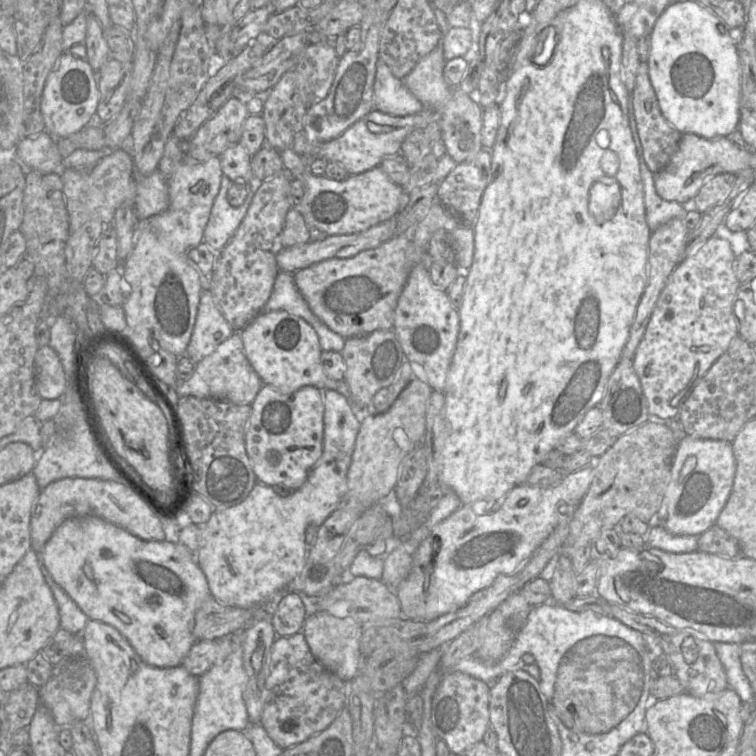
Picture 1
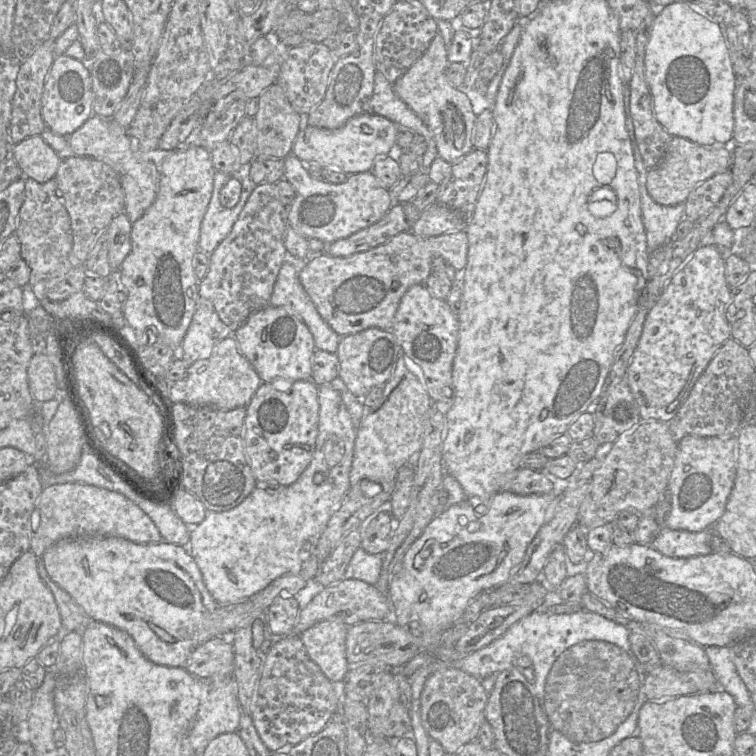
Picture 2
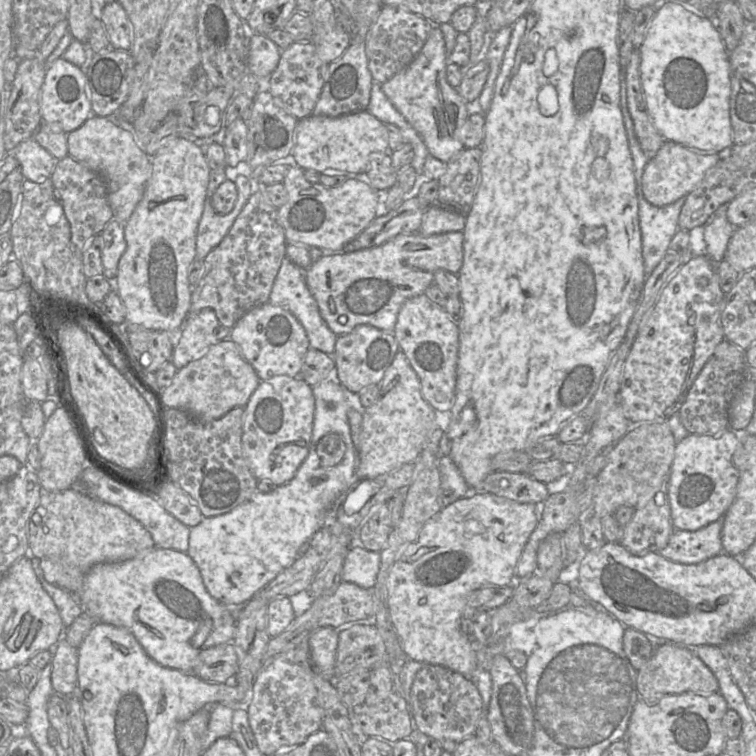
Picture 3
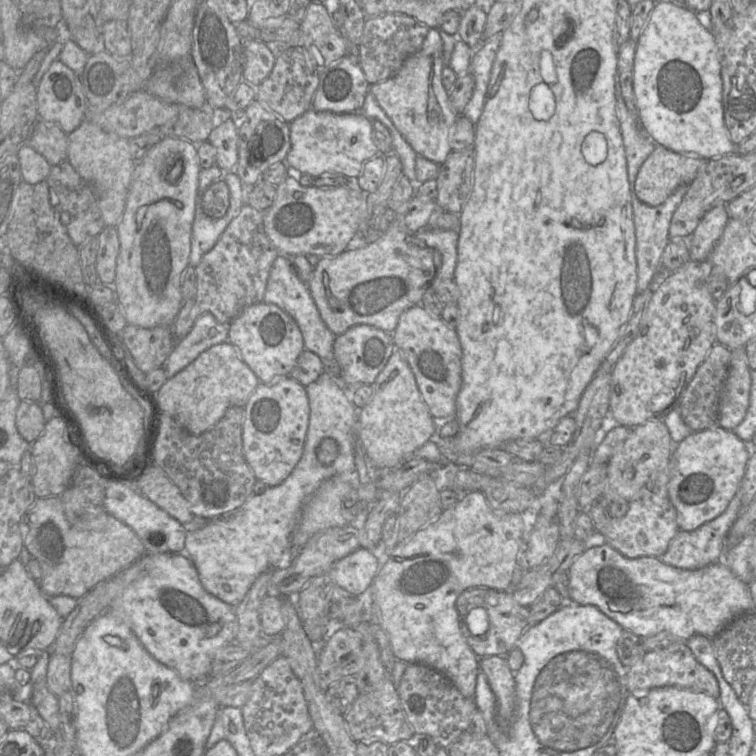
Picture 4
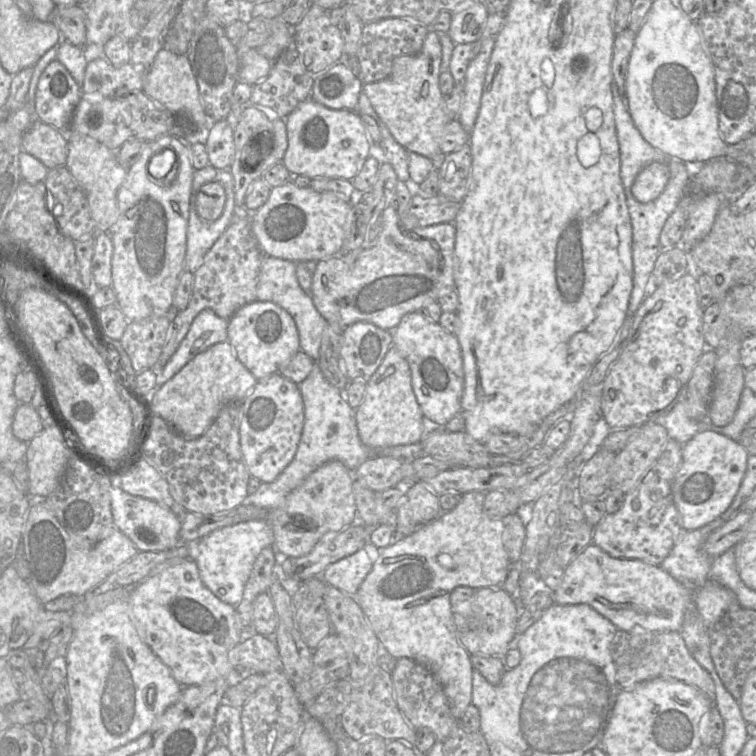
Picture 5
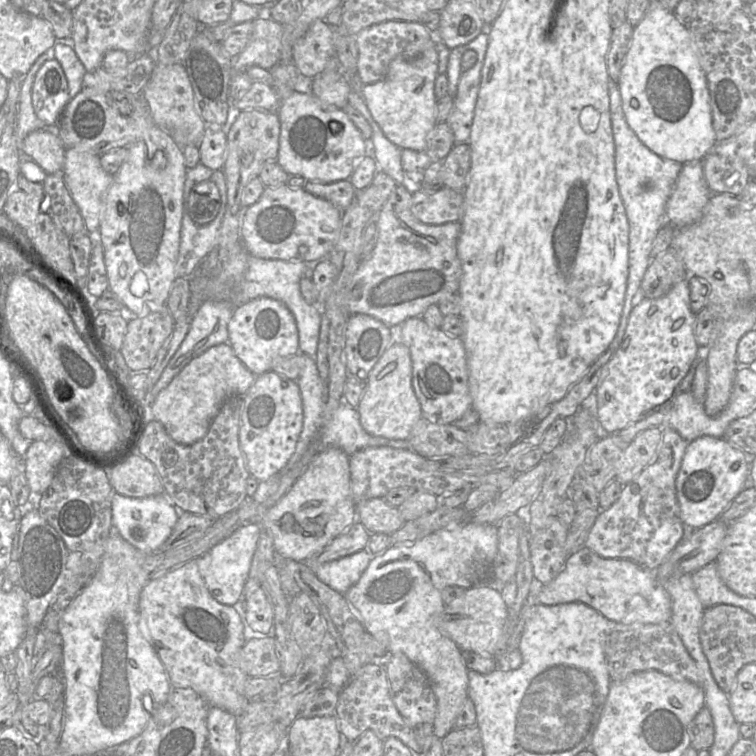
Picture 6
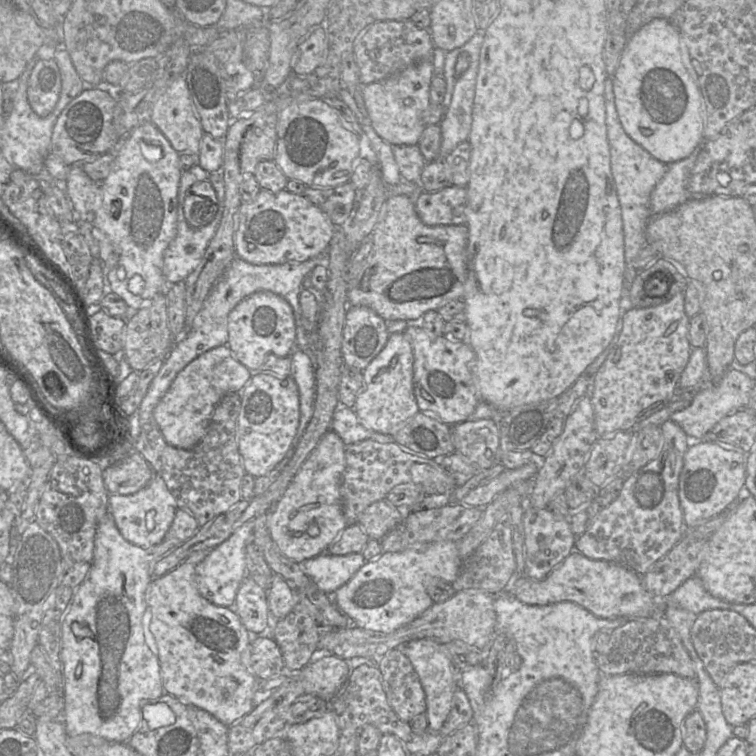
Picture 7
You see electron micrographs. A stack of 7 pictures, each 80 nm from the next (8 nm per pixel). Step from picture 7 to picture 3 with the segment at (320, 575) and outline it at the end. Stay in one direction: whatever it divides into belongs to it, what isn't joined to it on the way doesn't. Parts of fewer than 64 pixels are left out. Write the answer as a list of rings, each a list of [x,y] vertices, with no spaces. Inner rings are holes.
[[[354,543],[344,560],[342,581],[371,589],[376,583],[380,563],[381,554],[379,552],[367,550],[359,543]]]

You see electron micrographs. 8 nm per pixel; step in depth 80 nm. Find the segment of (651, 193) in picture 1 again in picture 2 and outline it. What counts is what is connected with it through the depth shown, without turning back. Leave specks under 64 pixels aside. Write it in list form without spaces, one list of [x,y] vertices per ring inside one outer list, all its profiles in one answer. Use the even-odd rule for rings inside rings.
[[[624,84],[623,94],[626,129],[633,148],[634,164],[637,170],[640,189],[642,219],[646,231],[648,252],[651,253],[673,240],[676,229],[685,215],[685,202],[672,206],[664,206],[656,203],[649,195],[646,188],[648,169],[644,165],[638,148],[630,112],[629,84]]]

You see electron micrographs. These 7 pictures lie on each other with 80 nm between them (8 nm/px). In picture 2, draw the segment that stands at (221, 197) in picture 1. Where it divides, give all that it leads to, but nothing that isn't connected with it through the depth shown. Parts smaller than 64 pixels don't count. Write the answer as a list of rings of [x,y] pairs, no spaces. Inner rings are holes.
[[[216,171],[214,175],[213,192],[200,226],[198,241],[199,250],[207,254],[211,254],[229,235],[256,186],[250,177],[239,180],[242,186],[240,199],[234,208],[227,209],[220,204],[219,195],[230,178],[235,177],[221,171]]]

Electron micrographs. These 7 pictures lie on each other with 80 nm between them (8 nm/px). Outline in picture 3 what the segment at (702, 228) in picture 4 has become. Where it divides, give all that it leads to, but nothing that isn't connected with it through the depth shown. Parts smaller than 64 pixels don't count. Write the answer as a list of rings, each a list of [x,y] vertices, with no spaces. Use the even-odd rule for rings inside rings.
[[[725,208],[704,225],[704,241],[706,243],[706,256],[712,263],[720,263],[724,260],[730,238],[735,227],[728,221]]]

